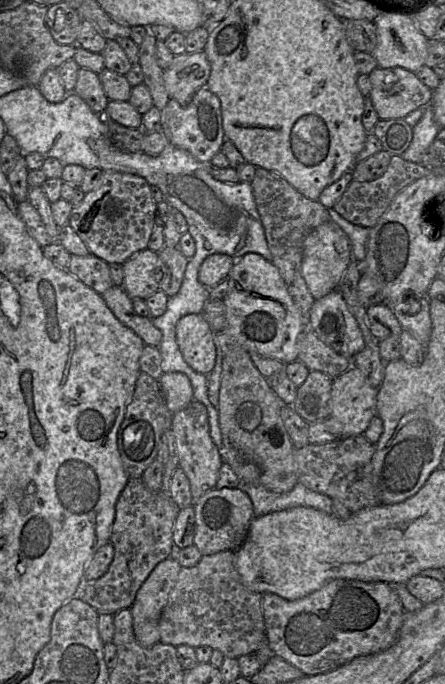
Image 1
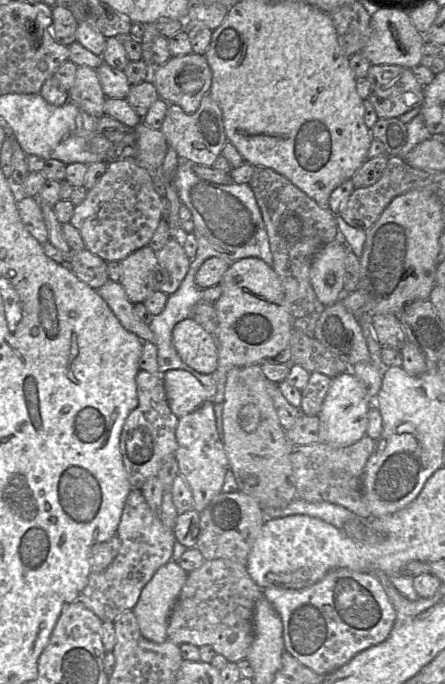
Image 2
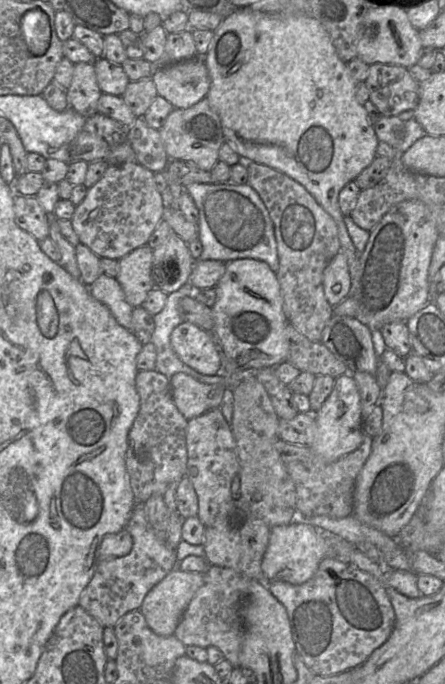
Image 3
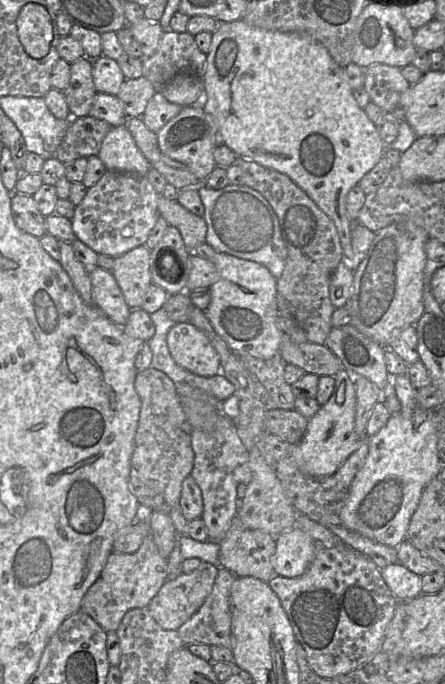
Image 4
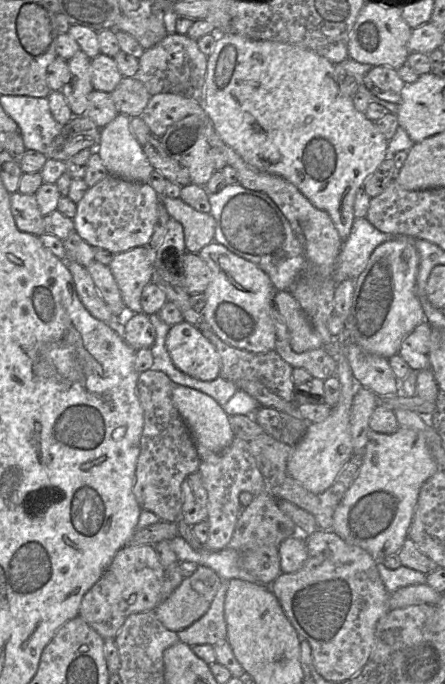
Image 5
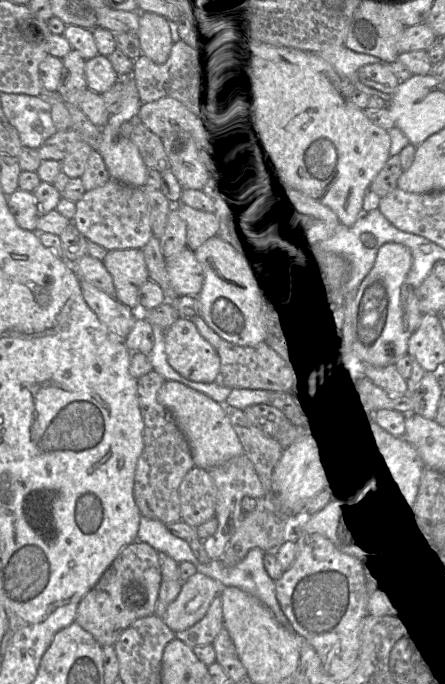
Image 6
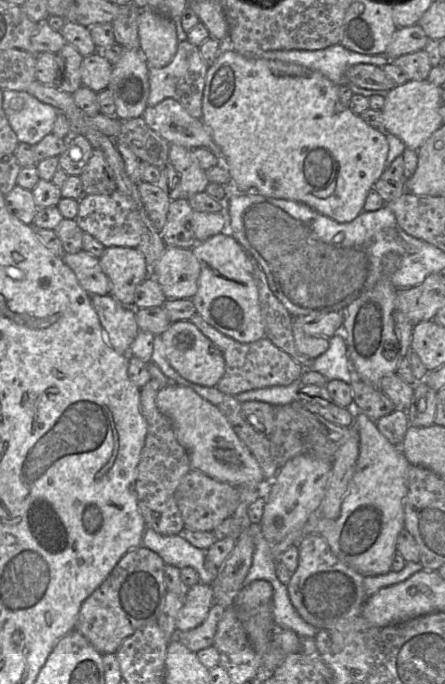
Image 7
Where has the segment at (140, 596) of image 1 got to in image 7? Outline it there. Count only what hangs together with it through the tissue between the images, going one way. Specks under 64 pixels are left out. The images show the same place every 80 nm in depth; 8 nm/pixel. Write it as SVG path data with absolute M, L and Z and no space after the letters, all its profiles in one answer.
M199 582L189 587L176 619L176 629L186 631L200 625L207 617L214 603L211 584Z

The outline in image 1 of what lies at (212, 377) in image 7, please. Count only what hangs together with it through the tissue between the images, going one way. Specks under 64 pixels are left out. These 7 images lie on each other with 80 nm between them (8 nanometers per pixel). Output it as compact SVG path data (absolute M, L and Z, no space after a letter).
M188 314L176 325L176 338L185 361L195 371L207 375L216 362L215 334L202 314Z

